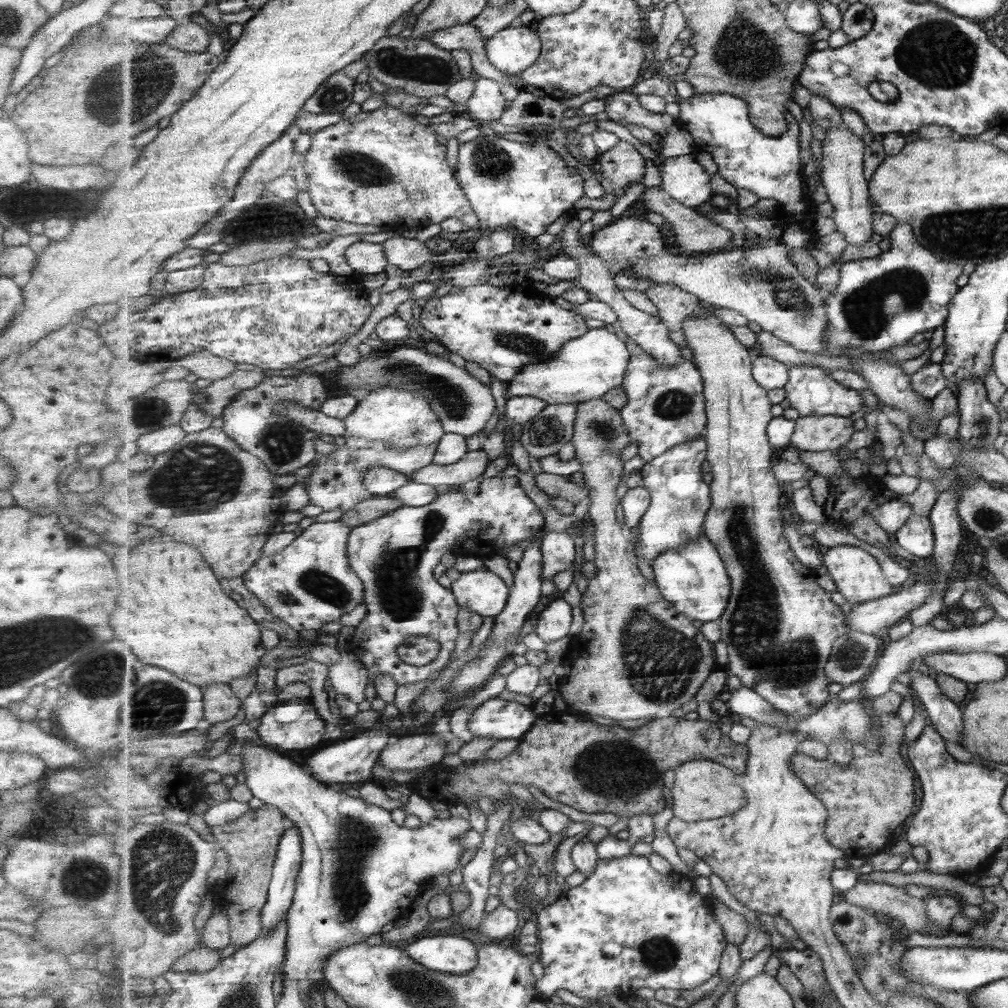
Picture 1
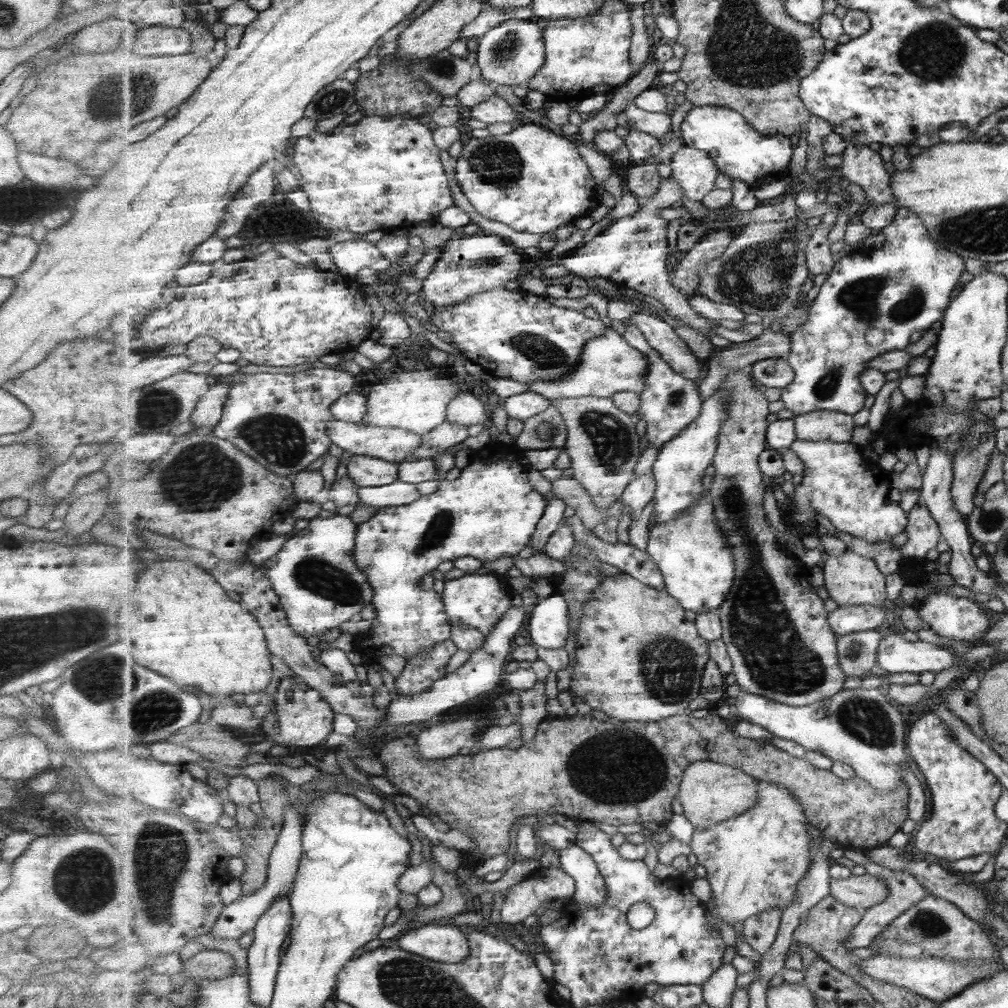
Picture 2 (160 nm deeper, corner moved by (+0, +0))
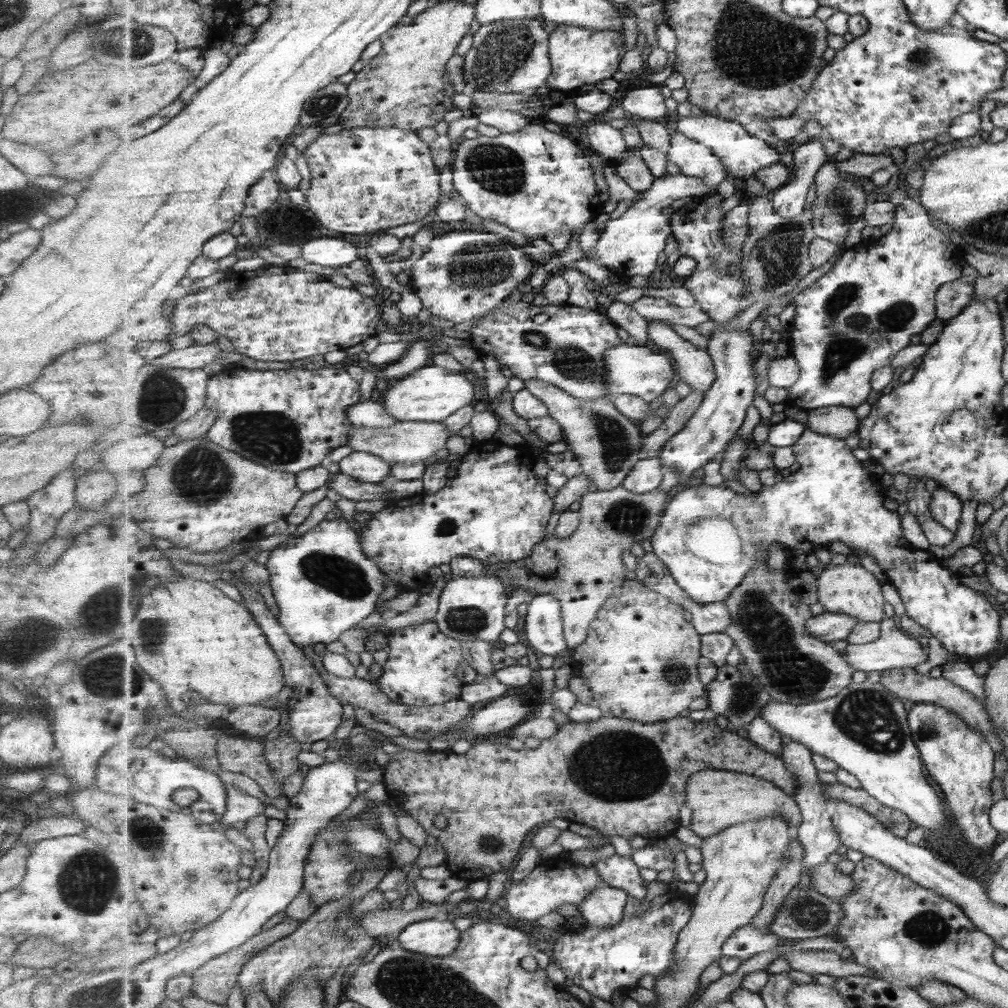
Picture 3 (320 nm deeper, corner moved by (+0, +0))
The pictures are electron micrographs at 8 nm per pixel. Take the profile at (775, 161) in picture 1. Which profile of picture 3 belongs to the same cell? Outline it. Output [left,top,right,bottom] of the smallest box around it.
[677,113,781,179]

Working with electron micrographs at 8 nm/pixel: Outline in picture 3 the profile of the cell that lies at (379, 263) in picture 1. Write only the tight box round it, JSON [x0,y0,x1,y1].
[300,238,359,269]

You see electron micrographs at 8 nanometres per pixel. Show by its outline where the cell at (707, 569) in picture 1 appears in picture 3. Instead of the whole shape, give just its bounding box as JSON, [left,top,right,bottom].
[651,429,1002,658]

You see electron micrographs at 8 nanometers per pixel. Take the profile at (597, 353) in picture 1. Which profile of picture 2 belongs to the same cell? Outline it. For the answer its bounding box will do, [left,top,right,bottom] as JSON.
[530,329,650,402]

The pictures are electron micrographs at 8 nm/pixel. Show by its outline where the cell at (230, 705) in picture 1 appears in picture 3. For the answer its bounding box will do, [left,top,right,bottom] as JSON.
[223,705,284,737]

